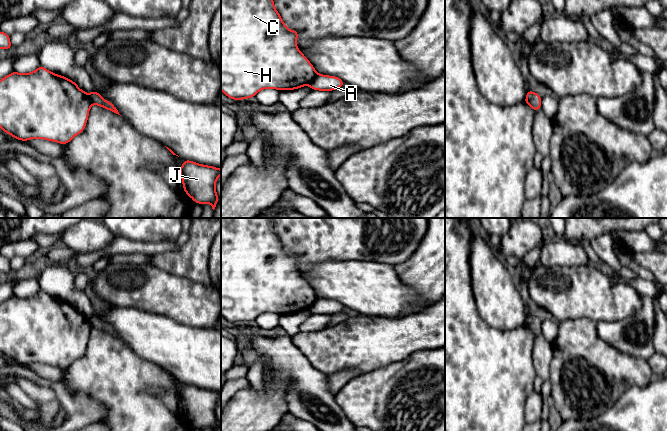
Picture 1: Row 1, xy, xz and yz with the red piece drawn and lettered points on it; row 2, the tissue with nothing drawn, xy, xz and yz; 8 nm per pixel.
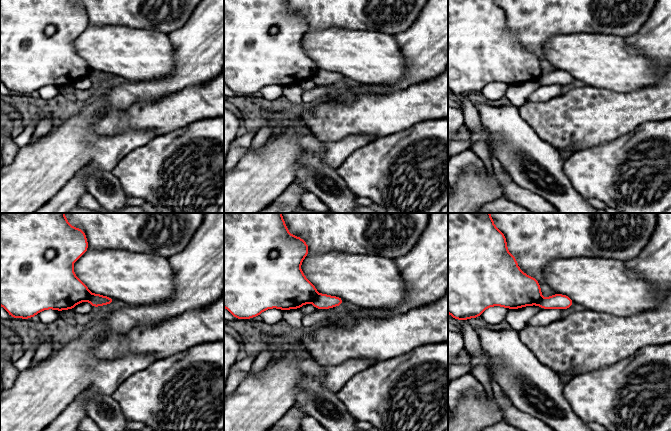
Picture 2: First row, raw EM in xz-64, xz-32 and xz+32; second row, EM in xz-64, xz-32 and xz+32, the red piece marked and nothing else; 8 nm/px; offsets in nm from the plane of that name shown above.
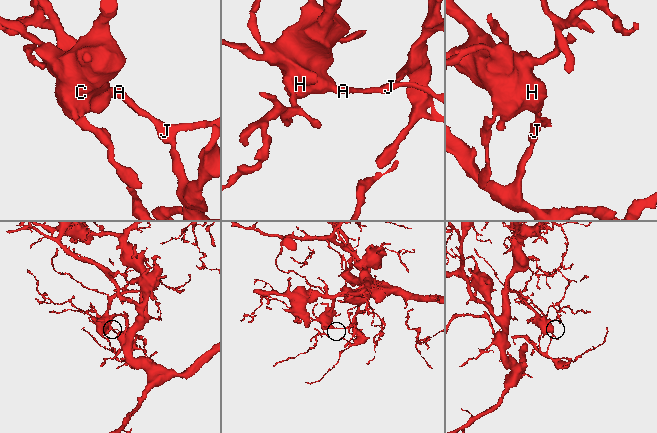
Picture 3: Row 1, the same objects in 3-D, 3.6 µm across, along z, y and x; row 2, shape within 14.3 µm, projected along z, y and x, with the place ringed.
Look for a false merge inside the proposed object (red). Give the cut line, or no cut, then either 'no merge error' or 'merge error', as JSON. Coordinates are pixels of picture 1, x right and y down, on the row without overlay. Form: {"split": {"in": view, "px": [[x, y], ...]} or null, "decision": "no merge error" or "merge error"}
{"split": {"in": "xz", "px": [[317, 298], [308, 308]]}, "decision": "merge error"}

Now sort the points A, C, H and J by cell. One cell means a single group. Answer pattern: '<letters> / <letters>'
A J / C H

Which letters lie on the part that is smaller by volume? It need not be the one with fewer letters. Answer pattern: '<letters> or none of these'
A, J

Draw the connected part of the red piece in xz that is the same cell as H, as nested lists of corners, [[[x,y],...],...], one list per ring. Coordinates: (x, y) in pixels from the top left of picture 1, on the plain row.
[[[221,218],[221,314],[236,325],[255,321],[262,313],[295,314],[316,301],[314,290],[297,272],[299,256],[287,253],[270,218]]]

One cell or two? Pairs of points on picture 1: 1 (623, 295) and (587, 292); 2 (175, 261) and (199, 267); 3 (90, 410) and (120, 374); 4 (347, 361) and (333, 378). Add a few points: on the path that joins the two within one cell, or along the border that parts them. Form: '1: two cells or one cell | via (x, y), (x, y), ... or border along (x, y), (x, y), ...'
1: one cell | via (614, 295), (596, 295)
2: one cell | via (181, 262), (190, 262), (193, 265)
3: two cells | border along (76, 391), (89, 395), (103, 408), (101, 420)
4: two cells | border along (360, 370), (342, 369), (326, 375)

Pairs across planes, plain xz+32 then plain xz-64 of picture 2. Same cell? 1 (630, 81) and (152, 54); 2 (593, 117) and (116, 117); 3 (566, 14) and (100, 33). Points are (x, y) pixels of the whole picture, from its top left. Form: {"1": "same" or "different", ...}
{"1": "same", "2": "same", "3": "different"}

